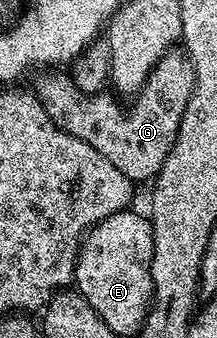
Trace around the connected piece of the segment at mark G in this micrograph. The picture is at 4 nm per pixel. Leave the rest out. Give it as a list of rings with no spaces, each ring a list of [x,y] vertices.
[[[170,50],[156,63],[154,70],[150,70],[146,82],[140,87],[139,92],[135,93],[134,99],[131,101],[133,104],[129,106],[127,112],[119,104],[121,101],[115,95],[112,95],[113,97],[107,96],[107,91],[103,90],[88,95],[80,92],[67,71],[44,70],[37,76],[40,77],[36,80],[34,95],[42,102],[46,114],[50,114],[53,122],[66,134],[94,146],[94,150],[98,150],[98,154],[110,158],[110,162],[114,162],[114,166],[118,166],[118,170],[122,170],[122,174],[126,174],[134,182],[140,182],[140,180],[151,181],[160,172],[164,159],[168,157],[176,141],[176,135],[182,122],[182,114],[190,102],[194,82],[196,81],[194,78],[194,66],[187,52]]]

